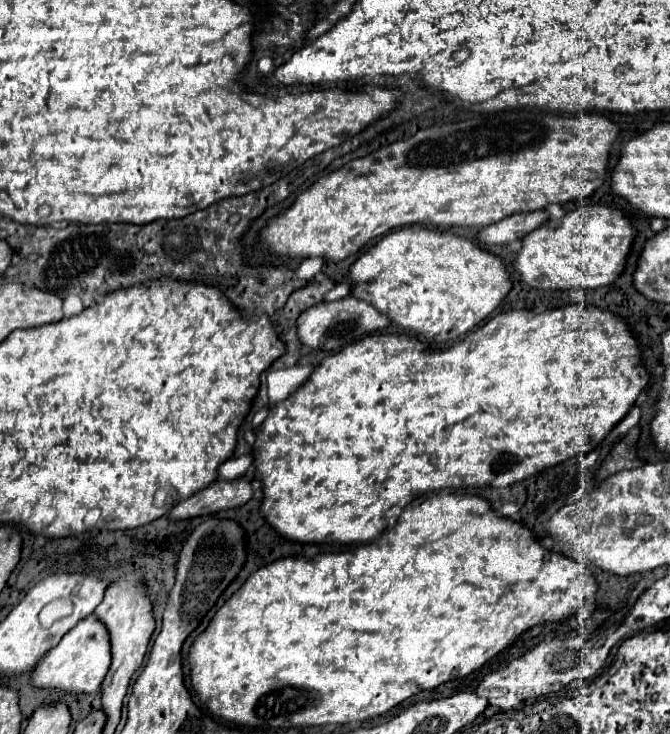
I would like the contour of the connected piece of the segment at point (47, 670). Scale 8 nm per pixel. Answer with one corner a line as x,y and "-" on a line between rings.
89,615
73,631
61,639
61,643
45,655
45,659
37,665
37,669
31,675
31,687
43,689
49,693
69,693
69,695
79,695
79,693
95,693
101,687
101,681
109,669
109,637
107,629
103,623

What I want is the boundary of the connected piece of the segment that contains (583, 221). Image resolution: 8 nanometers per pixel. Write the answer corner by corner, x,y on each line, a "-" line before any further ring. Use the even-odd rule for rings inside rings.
585,205
561,219
549,219
525,235
513,265
521,281
535,289
597,289
613,283
623,271
635,233
621,211
605,205

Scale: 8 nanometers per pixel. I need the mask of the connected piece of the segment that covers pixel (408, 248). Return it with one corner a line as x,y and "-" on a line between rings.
405,227
387,233
369,247
349,269
351,295
373,305
381,315
389,317
395,327
413,331
425,341
445,343
465,335
479,325
509,293
511,281
505,265
491,253
479,249
473,241
427,227

